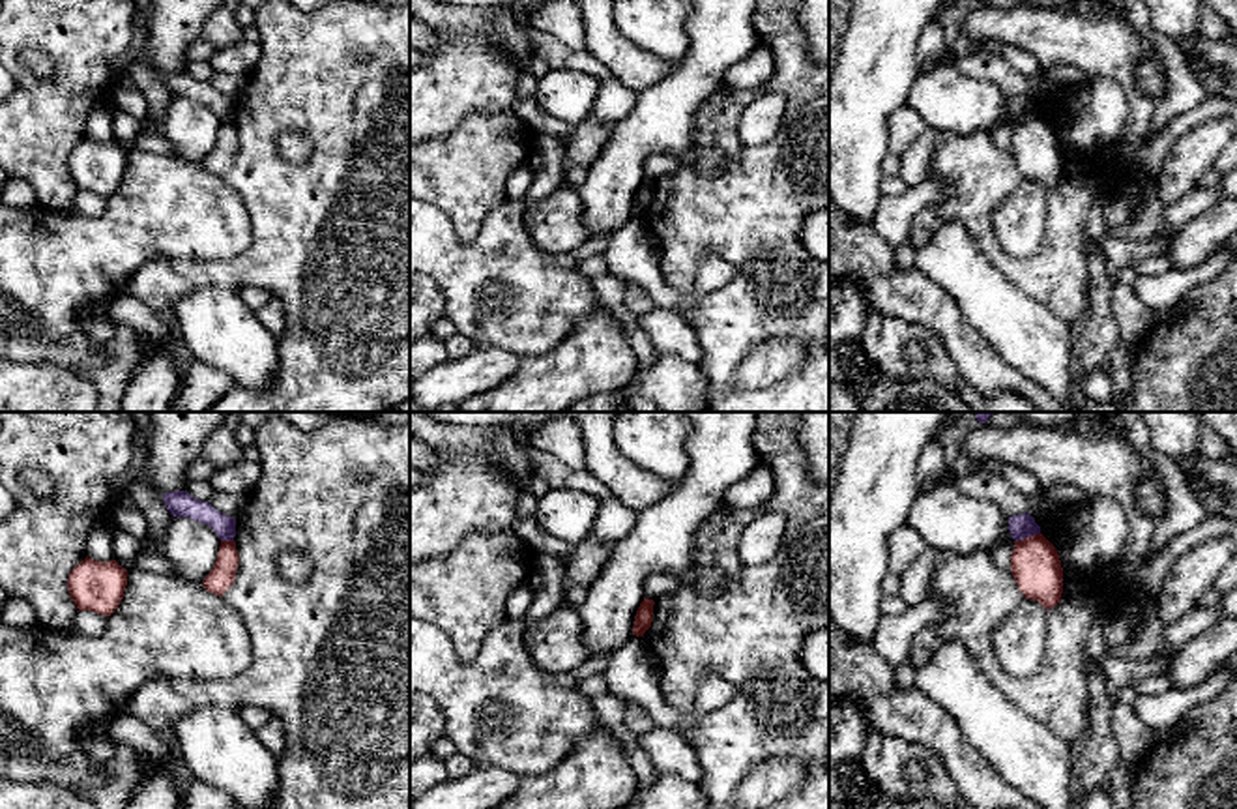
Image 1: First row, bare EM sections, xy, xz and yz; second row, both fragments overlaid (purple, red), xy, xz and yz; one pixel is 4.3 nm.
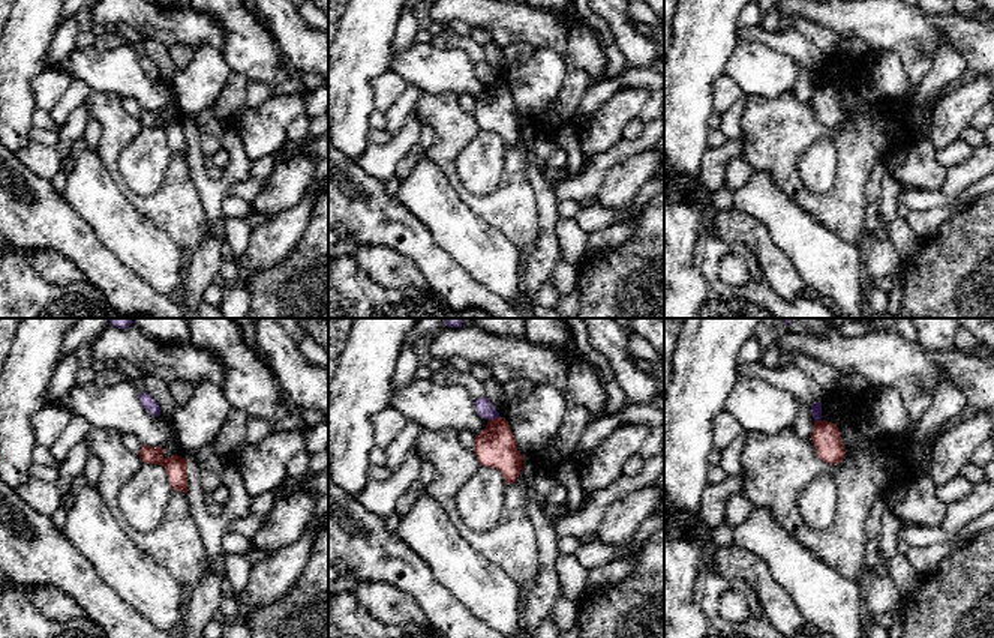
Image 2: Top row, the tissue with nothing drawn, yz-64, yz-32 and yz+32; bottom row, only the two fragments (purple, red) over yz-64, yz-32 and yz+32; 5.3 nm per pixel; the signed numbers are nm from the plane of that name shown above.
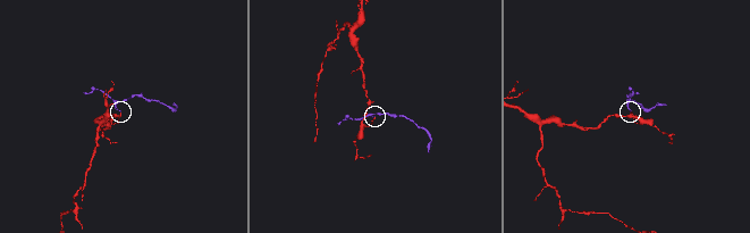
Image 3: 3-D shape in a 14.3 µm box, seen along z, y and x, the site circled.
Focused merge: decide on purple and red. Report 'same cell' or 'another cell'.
another cell

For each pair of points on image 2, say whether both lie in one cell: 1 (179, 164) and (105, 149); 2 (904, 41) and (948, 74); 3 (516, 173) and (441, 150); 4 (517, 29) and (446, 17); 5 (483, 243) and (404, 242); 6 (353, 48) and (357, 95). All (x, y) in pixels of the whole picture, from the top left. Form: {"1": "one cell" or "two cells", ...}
{"1": "one cell", "2": "two cells", "3": "one cell", "4": "one cell", "5": "two cells", "6": "one cell"}

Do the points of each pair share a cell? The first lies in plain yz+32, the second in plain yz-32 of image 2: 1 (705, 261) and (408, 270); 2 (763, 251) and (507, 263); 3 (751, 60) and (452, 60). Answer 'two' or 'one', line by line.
1: one
2: two
3: one

